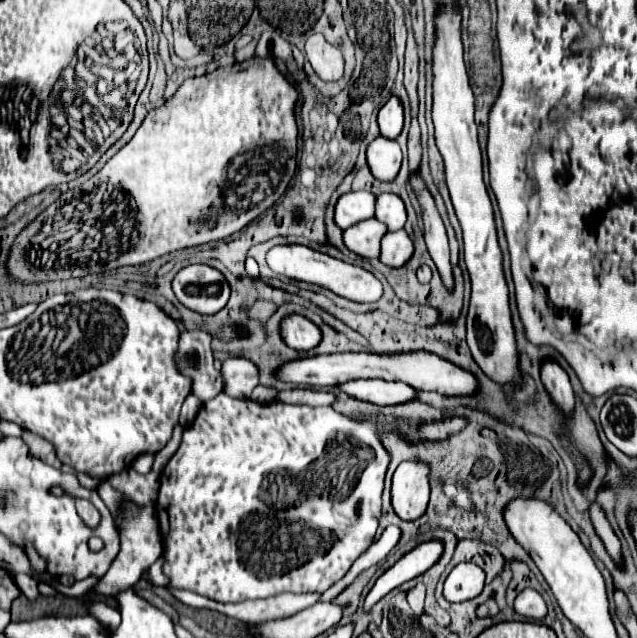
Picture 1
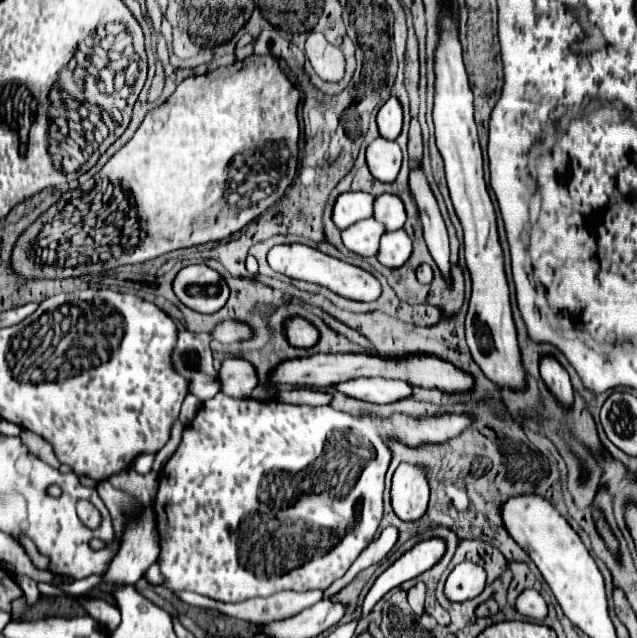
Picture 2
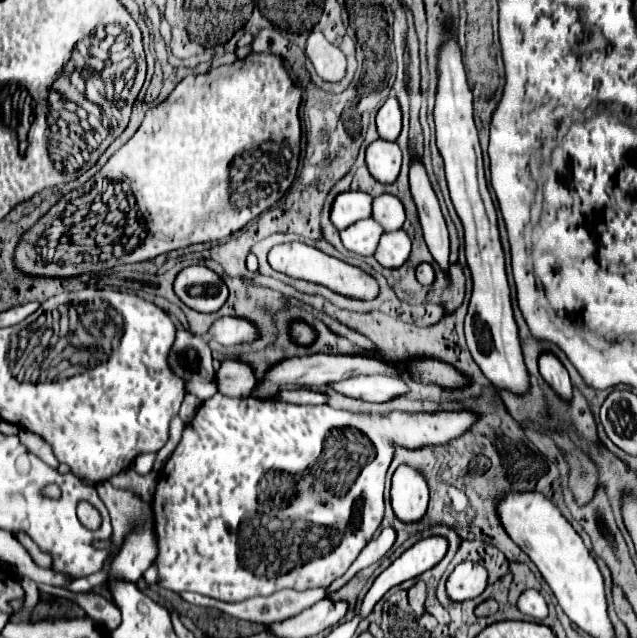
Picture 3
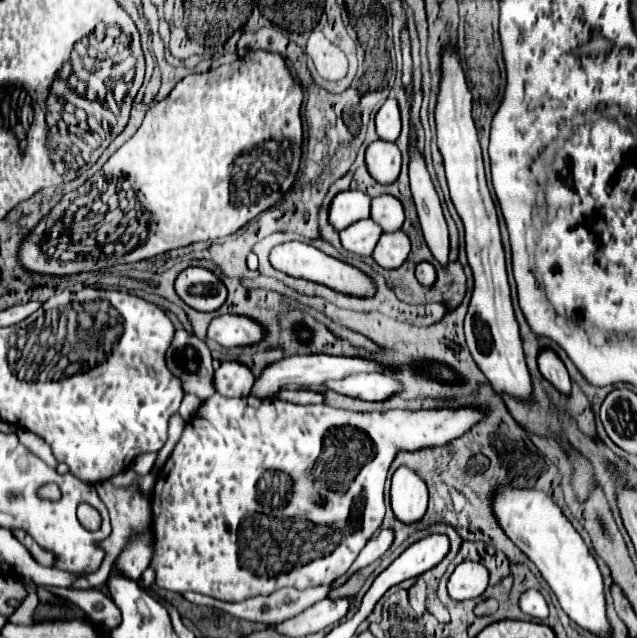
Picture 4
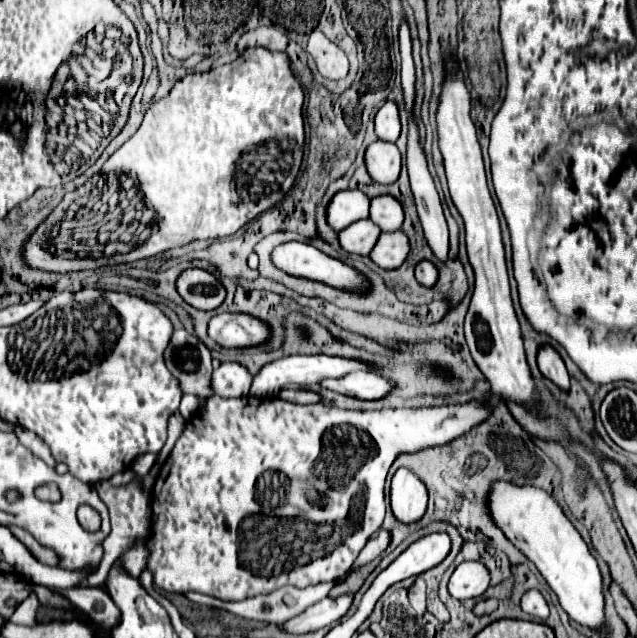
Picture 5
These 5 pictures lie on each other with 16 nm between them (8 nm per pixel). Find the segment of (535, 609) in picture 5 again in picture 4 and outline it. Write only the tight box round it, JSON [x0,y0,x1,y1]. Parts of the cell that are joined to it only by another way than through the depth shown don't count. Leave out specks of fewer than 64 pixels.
[520,590,548,620]

